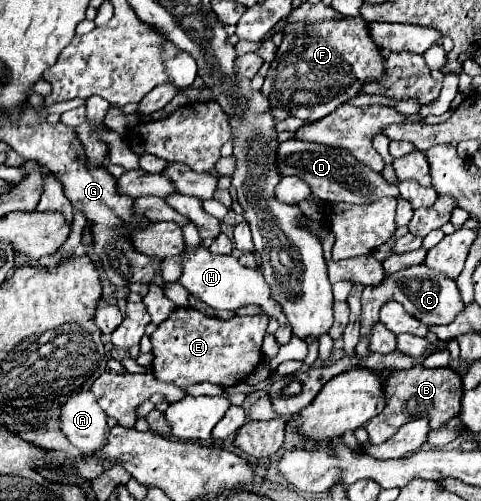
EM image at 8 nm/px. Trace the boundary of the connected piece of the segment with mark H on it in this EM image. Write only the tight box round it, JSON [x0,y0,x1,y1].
[179,245,287,323]

